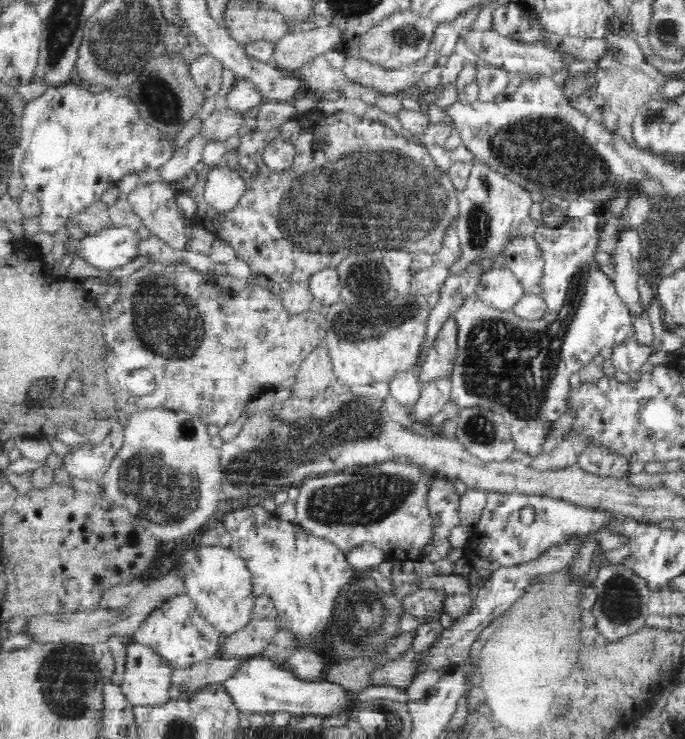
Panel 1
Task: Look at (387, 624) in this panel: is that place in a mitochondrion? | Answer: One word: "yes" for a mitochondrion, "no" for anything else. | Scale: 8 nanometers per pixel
yes

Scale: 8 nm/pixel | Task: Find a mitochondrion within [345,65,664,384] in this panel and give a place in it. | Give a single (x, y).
(548, 150)

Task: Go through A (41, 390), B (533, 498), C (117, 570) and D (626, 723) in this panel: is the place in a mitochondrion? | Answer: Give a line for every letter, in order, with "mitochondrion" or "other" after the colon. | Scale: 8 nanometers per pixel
A: mitochondrion
B: other
C: other
D: other

